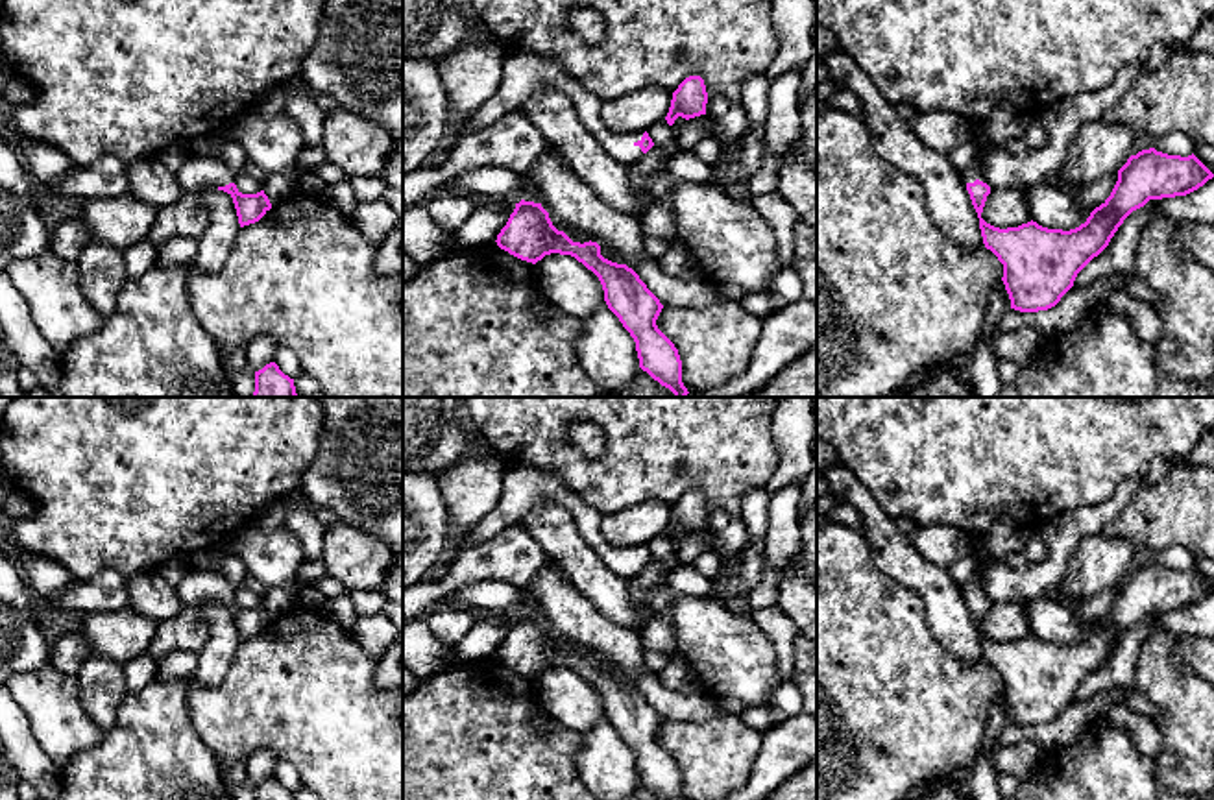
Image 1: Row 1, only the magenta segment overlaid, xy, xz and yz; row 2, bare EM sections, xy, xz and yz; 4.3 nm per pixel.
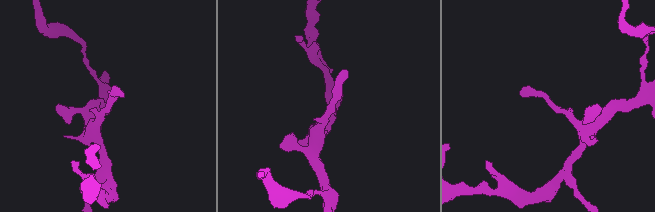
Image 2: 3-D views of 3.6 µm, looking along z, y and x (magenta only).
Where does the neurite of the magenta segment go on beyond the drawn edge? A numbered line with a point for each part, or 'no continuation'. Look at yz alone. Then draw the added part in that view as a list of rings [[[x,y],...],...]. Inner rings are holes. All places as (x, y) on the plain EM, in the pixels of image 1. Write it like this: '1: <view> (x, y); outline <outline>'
1: yz (974, 586); outline [[[983,564],[977,569],[977,573],[974,575],[974,578],[966,586],[963,586],[965,599],[966,597],[974,597],[976,593],[987,597],[985,591],[983,591],[983,578],[985,578],[985,575],[987,575],[987,571],[989,571],[990,565],[992,564]]]

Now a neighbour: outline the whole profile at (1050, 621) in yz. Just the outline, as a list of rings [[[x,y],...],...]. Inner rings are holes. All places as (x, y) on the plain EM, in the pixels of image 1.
[[[1046,597],[1029,600],[1026,608],[1033,636],[1048,643],[1075,643],[1085,637],[1092,626],[1075,619],[1074,606]]]

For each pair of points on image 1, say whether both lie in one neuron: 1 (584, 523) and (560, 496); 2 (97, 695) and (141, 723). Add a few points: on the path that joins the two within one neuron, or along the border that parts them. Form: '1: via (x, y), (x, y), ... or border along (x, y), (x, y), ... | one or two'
1: via (584, 516), (568, 499) | one
2: border along (128, 693), (119, 706), (117, 721), (106, 732) | two

